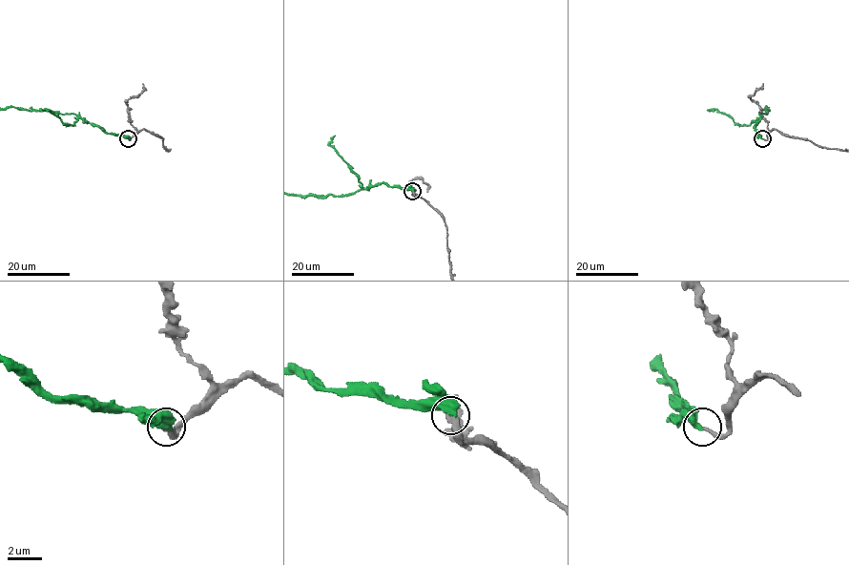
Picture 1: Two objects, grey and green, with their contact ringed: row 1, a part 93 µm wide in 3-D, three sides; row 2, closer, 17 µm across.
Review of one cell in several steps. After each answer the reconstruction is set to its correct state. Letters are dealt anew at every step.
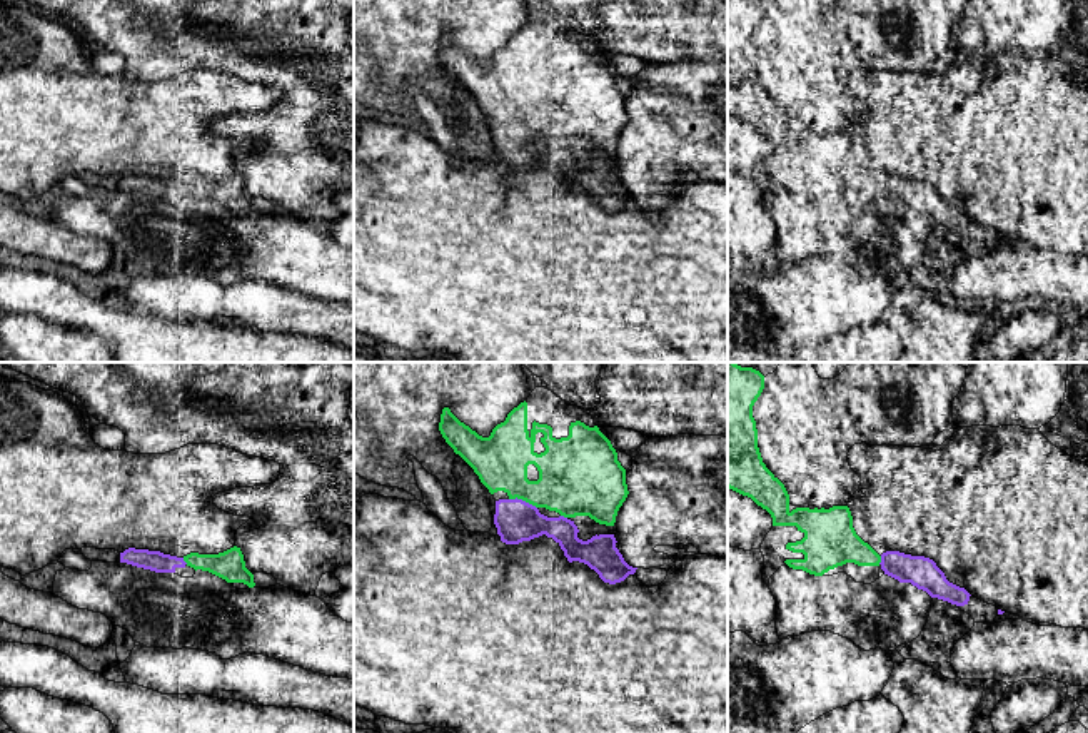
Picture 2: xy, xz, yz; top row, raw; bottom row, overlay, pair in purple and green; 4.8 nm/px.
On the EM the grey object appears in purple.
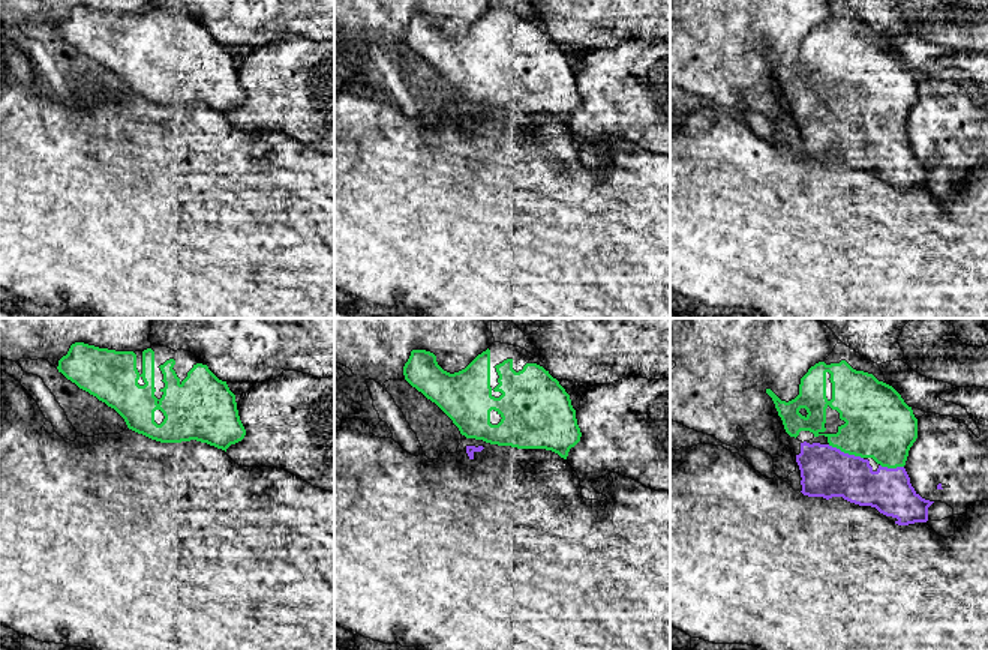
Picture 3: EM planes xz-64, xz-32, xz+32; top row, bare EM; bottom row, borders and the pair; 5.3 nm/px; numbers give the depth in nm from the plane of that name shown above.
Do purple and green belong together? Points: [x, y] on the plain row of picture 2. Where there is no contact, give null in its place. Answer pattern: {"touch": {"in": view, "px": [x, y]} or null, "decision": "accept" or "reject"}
{"touch": {"in": "xz", "px": [523, 127]}, "decision": "accept"}

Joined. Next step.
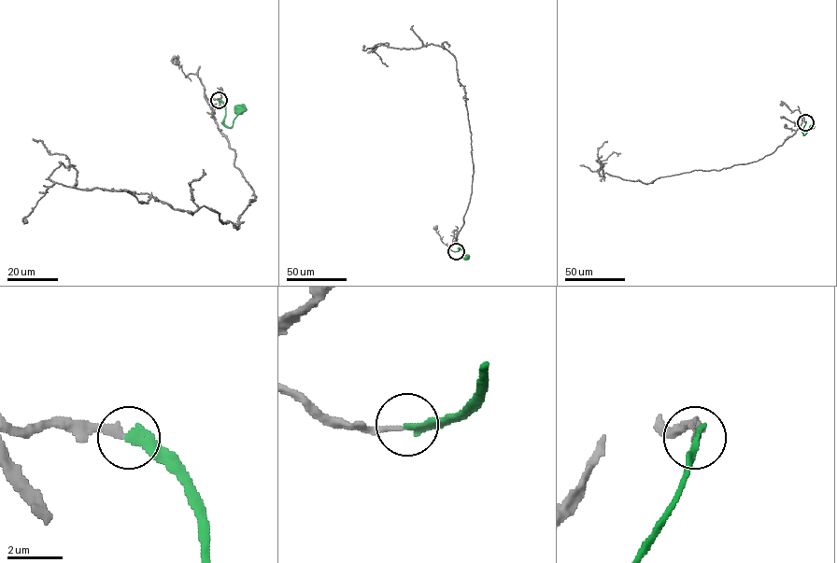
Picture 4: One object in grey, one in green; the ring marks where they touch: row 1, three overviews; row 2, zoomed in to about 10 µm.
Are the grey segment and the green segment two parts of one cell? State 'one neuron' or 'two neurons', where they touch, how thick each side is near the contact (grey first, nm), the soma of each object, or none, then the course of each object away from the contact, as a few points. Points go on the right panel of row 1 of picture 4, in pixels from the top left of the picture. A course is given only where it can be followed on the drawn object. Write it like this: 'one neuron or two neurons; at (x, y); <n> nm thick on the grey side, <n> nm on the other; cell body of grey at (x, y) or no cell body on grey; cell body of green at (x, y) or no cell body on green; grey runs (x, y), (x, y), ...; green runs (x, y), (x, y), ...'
one neuron; at (805, 122); 240 nm thick on the grey side, 300 nm on the other; no cell body on grey; cell body of green at (812, 127); grey runs (806, 122), (802, 117), (791, 136), (757, 161), (645, 183), (602, 176), (600, 161), (602, 181); green runs (805, 122), (803, 135), (812, 126)

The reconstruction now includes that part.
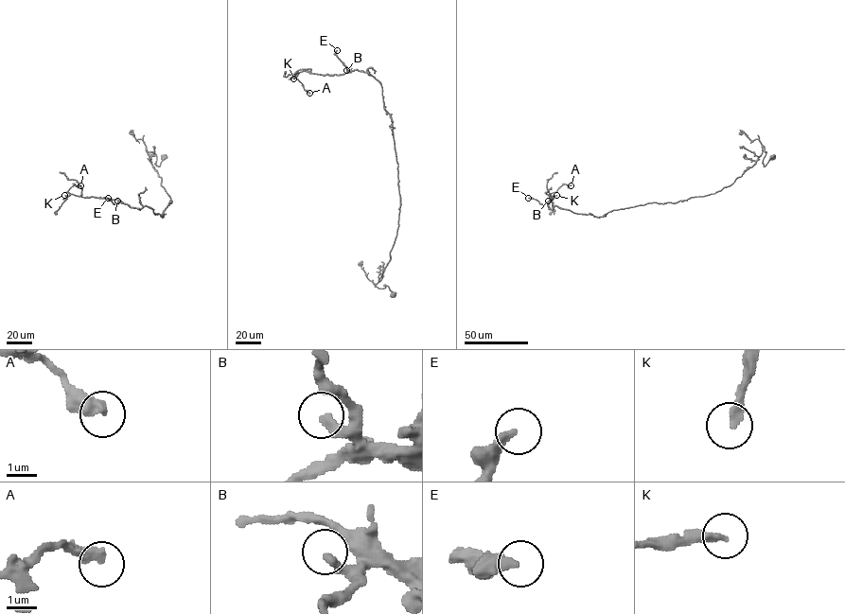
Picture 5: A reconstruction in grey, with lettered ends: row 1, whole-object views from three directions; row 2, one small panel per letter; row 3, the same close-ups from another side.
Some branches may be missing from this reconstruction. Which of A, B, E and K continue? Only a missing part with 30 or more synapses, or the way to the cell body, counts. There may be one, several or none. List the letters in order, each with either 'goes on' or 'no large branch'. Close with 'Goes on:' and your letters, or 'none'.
A: no large branch
B: no large branch
E: no large branch
K: goes on
Goes on: K

